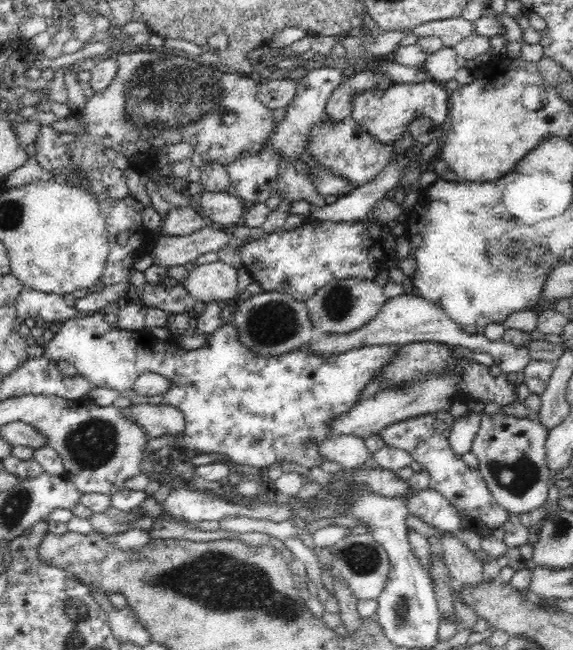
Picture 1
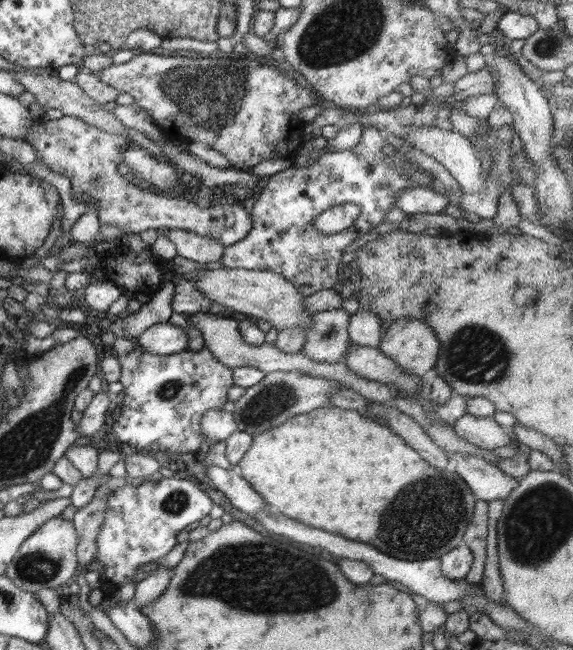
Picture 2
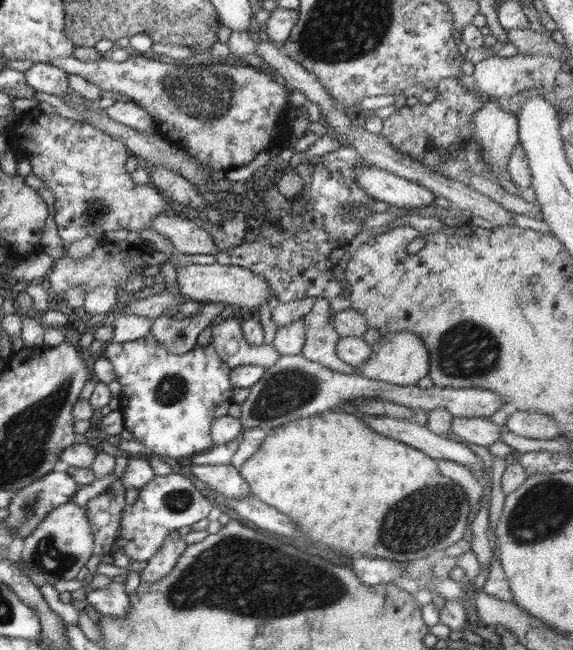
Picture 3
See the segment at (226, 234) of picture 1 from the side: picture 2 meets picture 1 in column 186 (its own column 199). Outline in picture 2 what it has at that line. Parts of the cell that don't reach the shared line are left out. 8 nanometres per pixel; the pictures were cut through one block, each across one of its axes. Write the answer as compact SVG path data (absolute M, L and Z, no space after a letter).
M165 229L165 232L174 243L178 256L200 264L215 262L219 265L225 247L221 242L182 229Z

